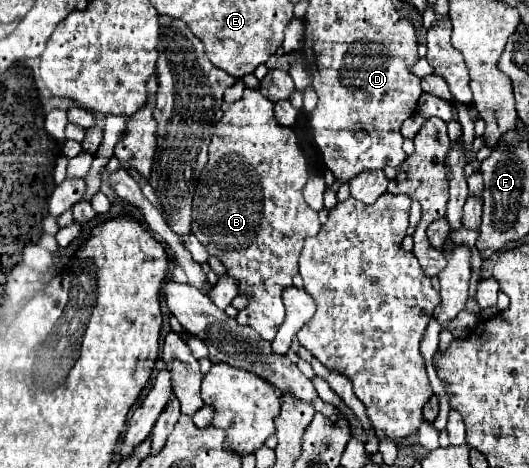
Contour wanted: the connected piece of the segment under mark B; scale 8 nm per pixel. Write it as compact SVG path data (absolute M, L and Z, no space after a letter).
M246 88L244 90L244 96L242 100L234 102L234 104L228 104L224 102L222 104L222 112L224 116L220 118L220 122L216 124L214 128L214 136L212 136L212 142L210 142L210 150L208 150L208 164L204 166L202 174L200 174L200 180L198 180L198 186L196 186L196 194L194 194L194 206L192 206L192 234L202 242L202 246L208 250L210 256L216 256L224 266L226 266L226 274L232 276L236 282L238 282L238 294L240 296L248 296L248 306L246 306L246 312L248 312L248 326L254 328L264 340L272 342L274 336L276 336L276 330L278 326L282 324L282 318L286 314L284 310L284 304L282 304L282 290L292 286L292 276L298 274L298 258L300 258L300 252L302 252L302 246L304 246L304 240L308 236L314 236L320 232L320 220L318 220L318 214L306 204L304 196L302 196L302 188L306 186L306 180L308 180L308 166L306 166L306 158L298 146L298 138L294 134L292 128L286 128L286 126L280 126L274 118L274 102L270 102L268 98L264 98L260 94L260 90L250 90Z

